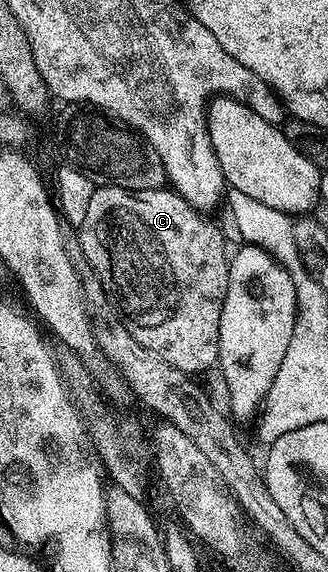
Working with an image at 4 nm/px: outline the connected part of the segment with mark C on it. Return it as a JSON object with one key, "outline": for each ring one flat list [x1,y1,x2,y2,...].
{"outline":[[100,186,93,192,89,199,89,209,85,220,77,228,79,246,83,250,82,261,88,262,96,276,101,280,107,295,115,303,120,318,123,319,125,328,137,340,137,344,145,344,149,352,157,352,157,356,165,356,173,368,181,368,181,372,192,376,199,376,202,370,214,367,219,360,219,329,221,328,221,308,225,304,225,296,229,288,229,249,223,234,210,222,206,213,200,212,194,206,190,206,174,189,162,190,126,190,120,186]]}

